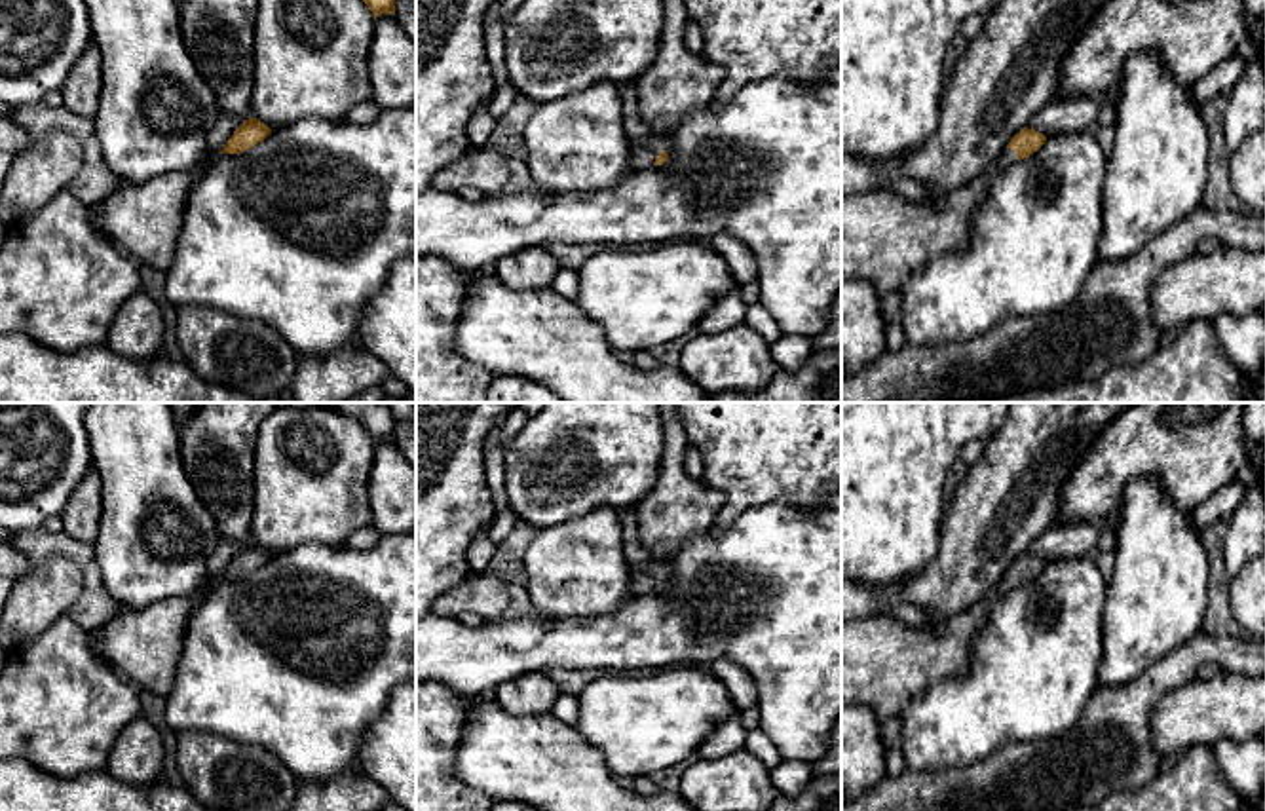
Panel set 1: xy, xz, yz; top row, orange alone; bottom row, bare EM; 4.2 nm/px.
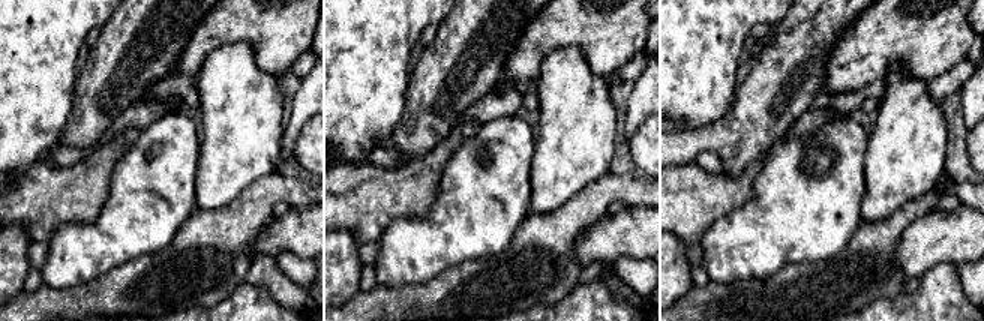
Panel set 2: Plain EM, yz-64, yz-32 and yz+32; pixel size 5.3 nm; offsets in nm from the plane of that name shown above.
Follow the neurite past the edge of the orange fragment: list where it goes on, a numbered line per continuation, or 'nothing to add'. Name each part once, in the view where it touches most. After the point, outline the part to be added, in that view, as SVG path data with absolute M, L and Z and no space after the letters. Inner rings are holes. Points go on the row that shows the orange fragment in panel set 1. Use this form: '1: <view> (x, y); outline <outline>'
1: xz (642, 156); outline M651 133L644 144L631 146L629 156L631 171L653 167L655 158L665 150L670 152L670 137Z

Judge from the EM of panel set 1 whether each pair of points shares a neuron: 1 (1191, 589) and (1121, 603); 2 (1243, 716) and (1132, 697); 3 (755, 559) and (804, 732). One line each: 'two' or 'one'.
1: one
2: two
3: one

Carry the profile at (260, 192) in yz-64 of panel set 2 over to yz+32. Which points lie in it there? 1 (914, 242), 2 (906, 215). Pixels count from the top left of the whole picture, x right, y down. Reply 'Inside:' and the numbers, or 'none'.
Inside: 2

